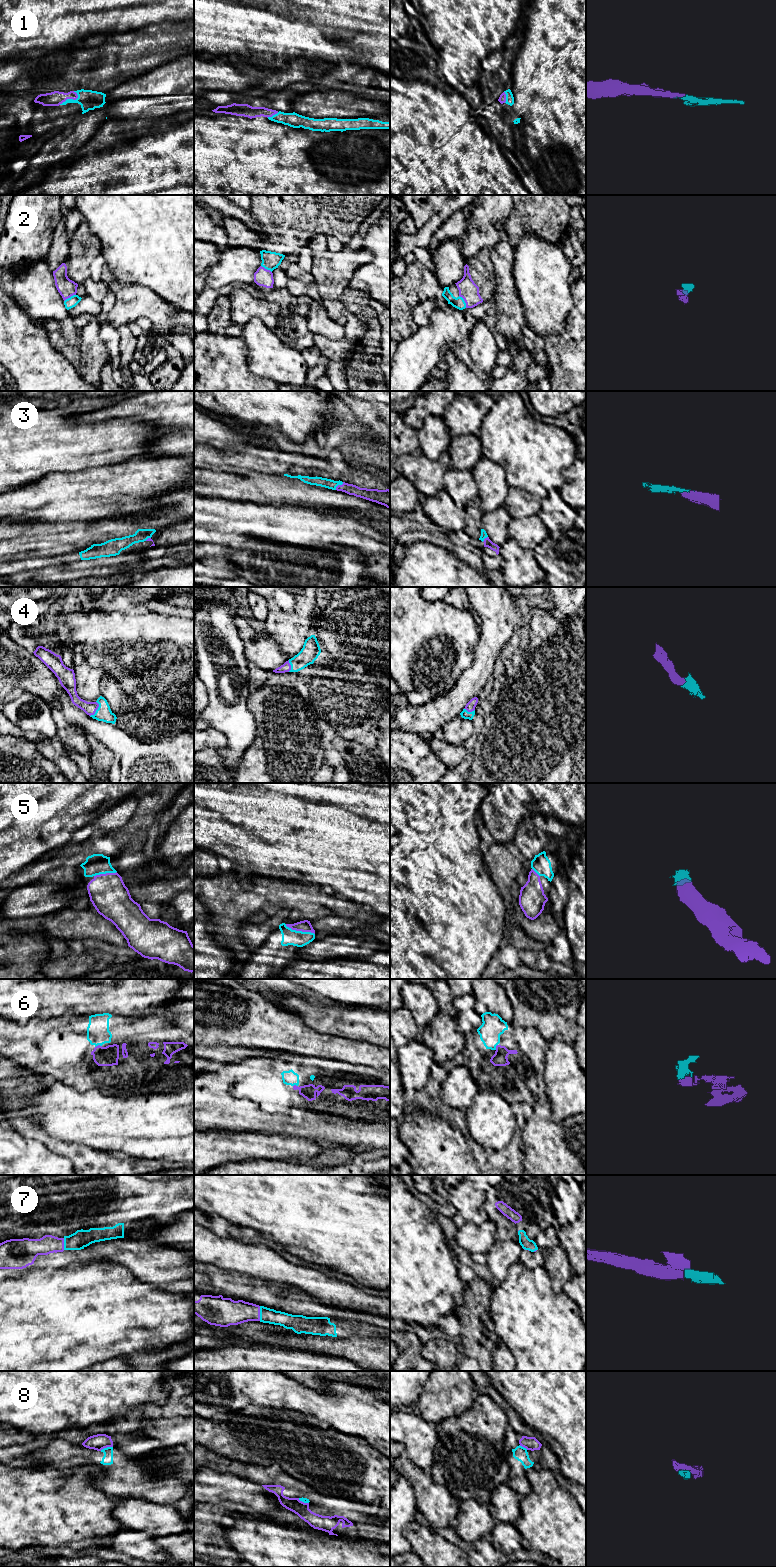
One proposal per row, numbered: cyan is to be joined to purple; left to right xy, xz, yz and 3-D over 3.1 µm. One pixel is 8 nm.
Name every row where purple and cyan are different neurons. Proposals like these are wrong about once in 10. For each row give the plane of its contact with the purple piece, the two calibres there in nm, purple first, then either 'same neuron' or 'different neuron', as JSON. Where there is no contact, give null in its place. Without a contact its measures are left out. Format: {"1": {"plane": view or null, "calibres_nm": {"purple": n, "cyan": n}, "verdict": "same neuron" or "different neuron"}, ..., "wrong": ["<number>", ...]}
{"1": {"plane": "xy", "calibres_nm": {"purple": 120, "cyan": 160}, "verdict": "same neuron"}, "2": {"plane": "yz", "calibres_nm": {"purple": 160, "cyan": 90}, "verdict": "same neuron"}, "3": {"plane": "xz", "calibres_nm": {"purple": 90, "cyan": 80}, "verdict": "same neuron"}, "4": {"plane": "xy", "calibres_nm": {"purple": 100, "cyan": 120}, "verdict": "same neuron"}, "5": {"plane": "xz", "calibres_nm": {"purple": 100, "cyan": 130}, "verdict": "same neuron"}, "6": {"plane": "xy", "calibres_nm": {"purple": 160, "cyan": 180}, "verdict": "same neuron"}, "7": {"plane": "xz", "calibres_nm": {"purple": 220, "cyan": 120}, "verdict": "same neuron"}, "8": {"plane": "xy", "calibres_nm": {"purple": 130, "cyan": 90}, "verdict": "different neuron"}, "wrong": ["8"]}

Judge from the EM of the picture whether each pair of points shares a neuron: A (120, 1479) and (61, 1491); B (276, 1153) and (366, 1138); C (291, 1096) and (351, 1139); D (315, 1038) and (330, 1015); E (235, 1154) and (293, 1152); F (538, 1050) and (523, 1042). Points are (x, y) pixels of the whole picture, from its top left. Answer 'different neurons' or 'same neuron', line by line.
A: different neurons
B: different neurons
C: same neuron
D: different neurons
E: same neuron
F: same neuron

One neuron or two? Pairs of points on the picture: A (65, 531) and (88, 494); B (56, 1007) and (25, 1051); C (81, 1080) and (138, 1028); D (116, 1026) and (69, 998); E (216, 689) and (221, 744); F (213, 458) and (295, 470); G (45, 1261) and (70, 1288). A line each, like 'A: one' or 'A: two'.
A: two
B: two
C: one
D: two
E: two
F: one
G: two

